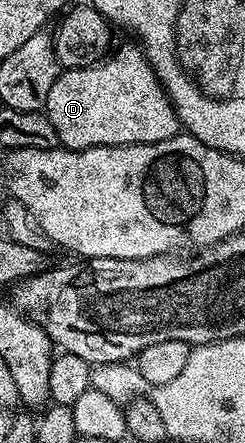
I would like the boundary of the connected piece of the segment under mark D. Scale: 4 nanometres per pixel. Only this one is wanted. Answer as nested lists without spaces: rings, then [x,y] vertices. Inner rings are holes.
[[[130,43],[123,44],[117,52],[114,50],[92,67],[62,70],[55,85],[51,85],[44,113],[51,125],[55,125],[57,142],[62,148],[82,151],[88,147],[158,143],[178,134],[177,111],[169,94],[157,80],[145,52],[140,46]]]

